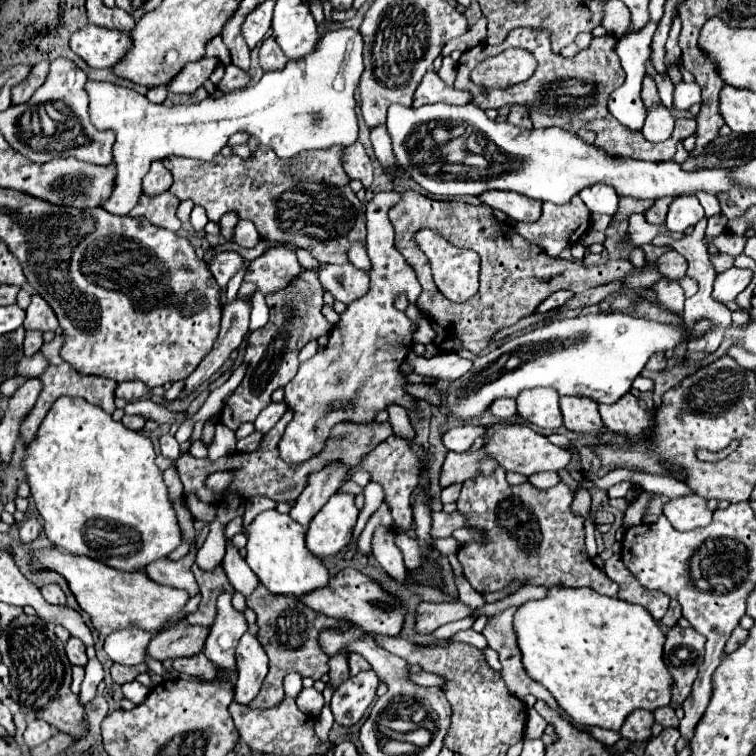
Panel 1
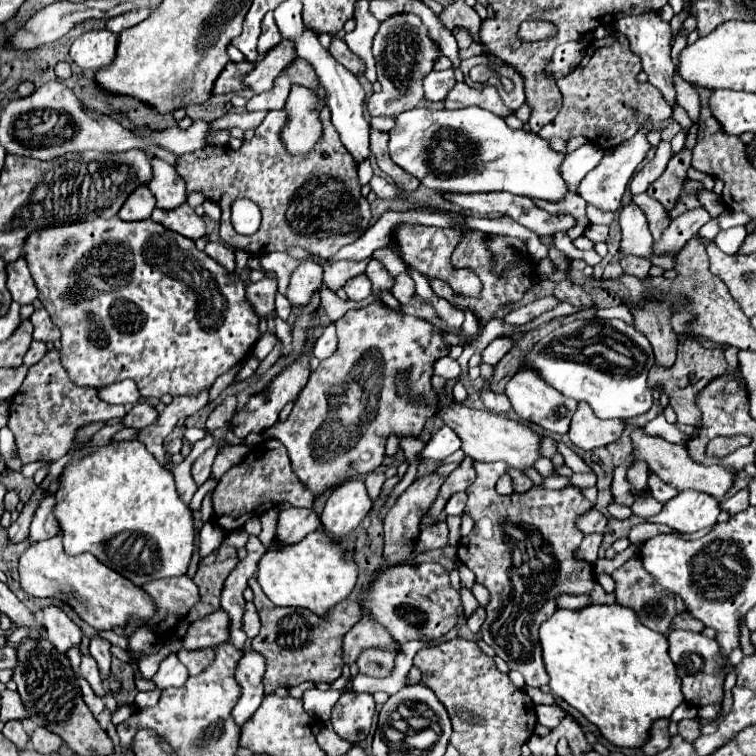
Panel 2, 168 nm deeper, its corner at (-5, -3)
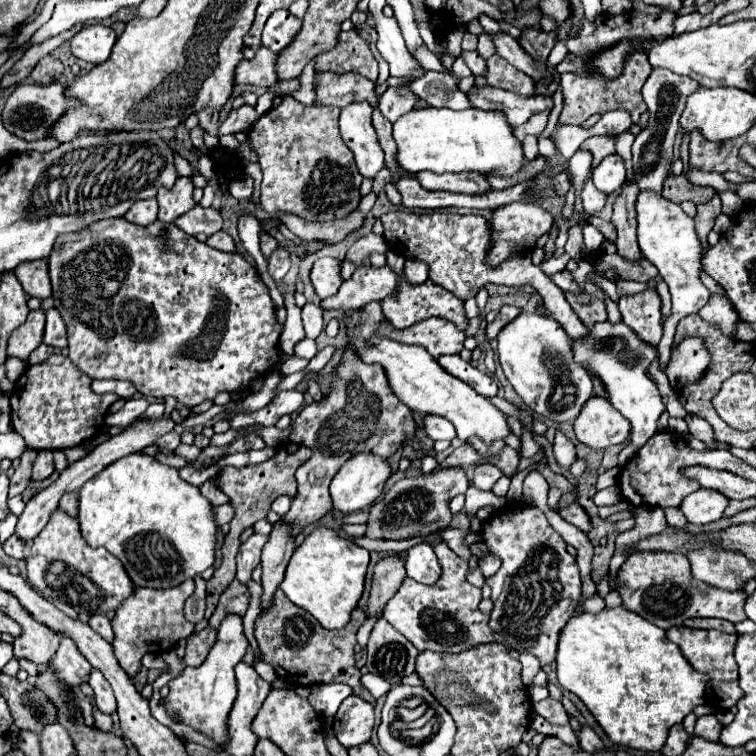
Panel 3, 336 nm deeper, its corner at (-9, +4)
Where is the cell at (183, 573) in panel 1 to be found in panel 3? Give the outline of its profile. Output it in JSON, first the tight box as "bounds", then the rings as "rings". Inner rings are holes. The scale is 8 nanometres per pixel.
{"bounds":[113,579,195,678],"rings":[[[187,579],[179,586],[155,590],[155,588],[137,588],[131,598],[127,598],[113,618],[115,630],[115,658],[121,668],[133,678],[141,666],[141,656],[147,652],[167,652],[175,648],[177,640],[187,638],[193,632],[193,623],[187,622],[183,614],[186,600],[193,594],[195,583]]]}

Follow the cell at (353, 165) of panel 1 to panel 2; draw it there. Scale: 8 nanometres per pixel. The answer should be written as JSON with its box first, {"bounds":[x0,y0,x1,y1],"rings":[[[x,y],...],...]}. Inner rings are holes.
{"bounds":[369,177,401,199],"rings":[[[373,177],[369,185],[371,185],[371,191],[381,199],[401,199],[401,191],[395,183],[387,183],[381,177]]]}

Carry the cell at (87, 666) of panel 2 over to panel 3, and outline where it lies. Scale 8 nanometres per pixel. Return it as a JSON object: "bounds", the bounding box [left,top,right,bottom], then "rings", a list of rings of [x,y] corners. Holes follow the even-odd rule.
{"bounds":[89,668,115,714],"rings":[[[97,668],[91,670],[89,684],[91,684],[93,692],[95,692],[95,704],[97,704],[97,708],[101,712],[105,712],[105,714],[113,714],[115,712],[115,696],[111,692],[111,684],[107,684],[105,676],[101,676],[97,672]]]}

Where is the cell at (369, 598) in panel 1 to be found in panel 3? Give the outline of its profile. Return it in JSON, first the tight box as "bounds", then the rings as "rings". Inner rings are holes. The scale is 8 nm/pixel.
{"bounds":[383,542,493,652],"rings":[[[445,542],[435,546],[435,554],[443,568],[441,578],[431,586],[423,586],[413,578],[405,578],[399,592],[387,602],[383,618],[419,652],[461,652],[463,648],[473,648],[475,644],[493,642],[493,632],[487,626],[489,616],[481,614],[477,608],[481,602],[481,588],[475,588],[465,580],[467,562],[459,558]]]}

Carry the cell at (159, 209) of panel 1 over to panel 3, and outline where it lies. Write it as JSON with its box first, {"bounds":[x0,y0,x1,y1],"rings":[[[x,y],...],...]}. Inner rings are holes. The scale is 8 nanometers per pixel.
{"bounds":[175,204,223,236],"rings":[[[197,204],[195,208],[191,208],[183,216],[179,216],[175,220],[175,224],[189,236],[195,236],[199,232],[211,236],[211,234],[221,230],[223,220],[221,220],[221,214],[215,208],[203,208],[203,206]]]}

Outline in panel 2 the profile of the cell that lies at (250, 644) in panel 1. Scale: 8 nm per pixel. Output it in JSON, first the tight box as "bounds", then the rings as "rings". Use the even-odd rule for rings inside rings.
{"bounds":[231,651,265,727],"rings":[[[245,651],[243,659],[237,665],[235,679],[241,687],[241,697],[231,711],[235,723],[241,727],[255,711],[259,709],[265,693],[263,693],[263,673],[265,673],[265,659],[255,651]]]}

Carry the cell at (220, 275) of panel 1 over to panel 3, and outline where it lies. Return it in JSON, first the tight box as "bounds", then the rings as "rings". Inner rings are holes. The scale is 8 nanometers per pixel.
{"bounds":[207,232,235,252],"rings":[[[215,232],[213,236],[207,238],[207,244],[215,250],[221,250],[221,252],[235,252],[235,242],[229,234],[225,232]]]}

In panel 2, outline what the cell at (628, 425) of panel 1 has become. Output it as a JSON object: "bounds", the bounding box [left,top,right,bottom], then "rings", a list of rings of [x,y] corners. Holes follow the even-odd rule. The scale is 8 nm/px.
{"bounds":[633,429,735,499],"rings":[[[635,429],[633,431],[633,447],[637,449],[635,459],[647,461],[651,471],[655,471],[667,485],[671,485],[671,487],[675,487],[679,491],[695,489],[695,491],[701,491],[701,493],[707,493],[707,495],[713,495],[713,497],[721,499],[733,487],[735,477],[729,471],[725,471],[723,465],[709,465],[707,467],[707,465],[701,465],[697,461],[691,461],[685,445],[673,445],[673,443],[667,443],[665,439],[661,439],[661,437],[645,435],[643,429]]]}

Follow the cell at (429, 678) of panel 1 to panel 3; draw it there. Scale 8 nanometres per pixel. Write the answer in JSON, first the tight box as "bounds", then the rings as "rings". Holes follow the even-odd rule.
{"bounds":[309,682,353,718],"rings":[[[337,682],[323,684],[319,688],[311,688],[309,702],[315,708],[315,712],[319,712],[321,716],[331,718],[337,712],[343,698],[347,698],[351,692],[353,690],[347,684],[337,684]]]}

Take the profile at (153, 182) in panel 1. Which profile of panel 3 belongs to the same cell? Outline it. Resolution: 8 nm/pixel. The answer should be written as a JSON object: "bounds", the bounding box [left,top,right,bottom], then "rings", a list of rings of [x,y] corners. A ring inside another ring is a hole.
{"bounds":[159,176,195,222],"rings":[[[179,176],[173,188],[159,188],[159,220],[173,222],[183,212],[189,212],[195,206],[193,200],[193,180],[189,176]]]}

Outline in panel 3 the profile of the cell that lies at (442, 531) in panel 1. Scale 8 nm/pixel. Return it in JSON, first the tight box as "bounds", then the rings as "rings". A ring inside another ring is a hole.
{"bounds":[405,542,441,584],"rings":[[[429,542],[415,544],[407,550],[407,560],[405,560],[405,570],[407,576],[421,582],[421,584],[433,584],[441,576],[441,566],[437,562],[437,556],[433,554],[433,548]]]}

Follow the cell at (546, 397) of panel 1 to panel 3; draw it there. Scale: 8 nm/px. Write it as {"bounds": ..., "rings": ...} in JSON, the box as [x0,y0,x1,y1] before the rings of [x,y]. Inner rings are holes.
{"bounds":[497,312,593,422],"rings":[[[521,312],[519,318],[499,332],[497,342],[499,364],[525,406],[551,422],[573,422],[593,394],[593,382],[587,372],[575,364],[569,336],[561,324],[549,316]]]}

